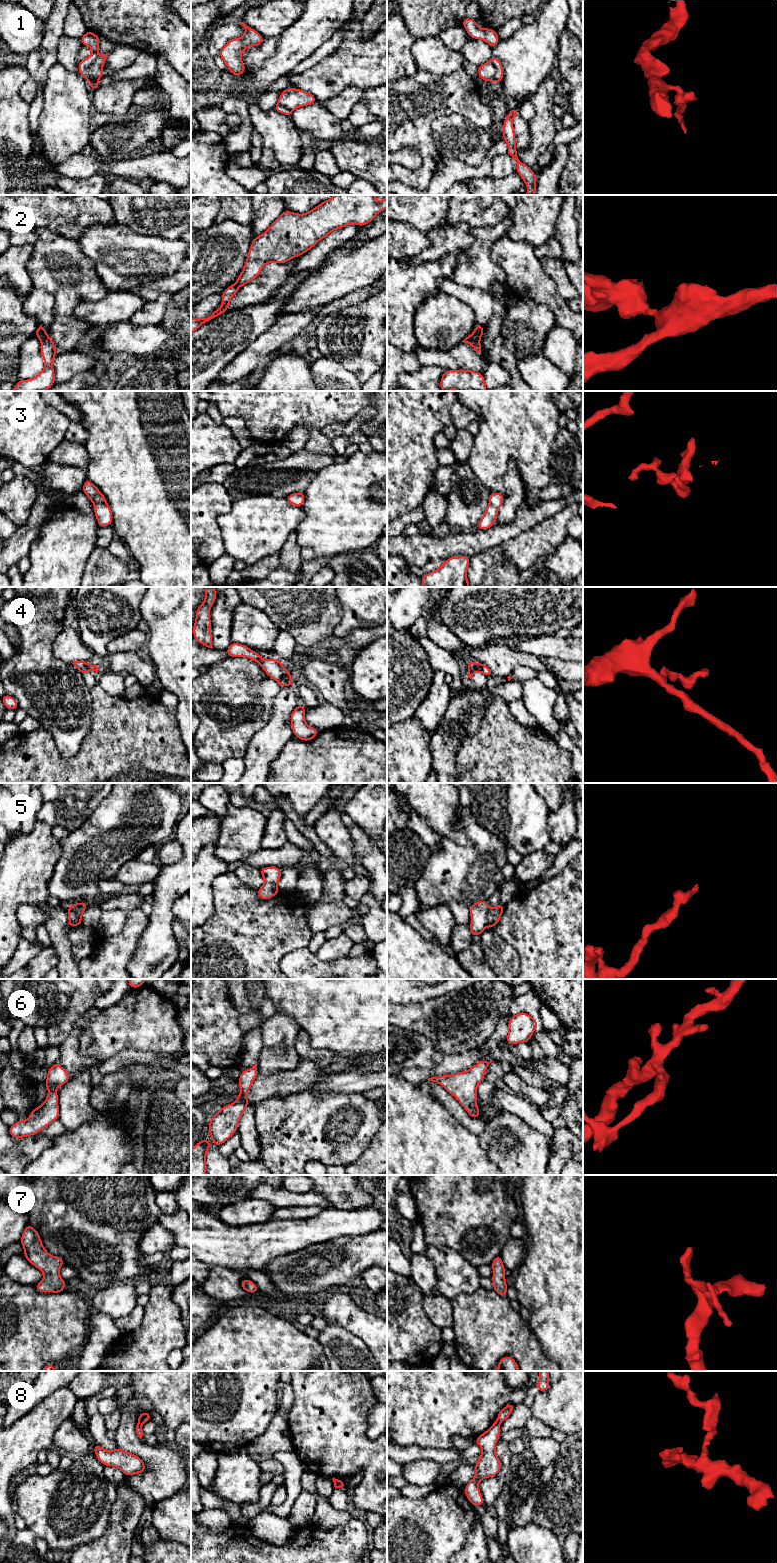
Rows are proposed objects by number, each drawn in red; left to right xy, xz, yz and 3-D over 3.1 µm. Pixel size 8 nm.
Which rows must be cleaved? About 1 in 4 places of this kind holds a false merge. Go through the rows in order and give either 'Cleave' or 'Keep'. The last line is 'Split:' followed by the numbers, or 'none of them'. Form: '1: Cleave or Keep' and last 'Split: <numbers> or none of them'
1: Cleave
2: Cleave
3: Keep
4: Keep
5: Cleave
6: Keep
7: Keep
8: Cleave
Split: 1, 2, 5, 8

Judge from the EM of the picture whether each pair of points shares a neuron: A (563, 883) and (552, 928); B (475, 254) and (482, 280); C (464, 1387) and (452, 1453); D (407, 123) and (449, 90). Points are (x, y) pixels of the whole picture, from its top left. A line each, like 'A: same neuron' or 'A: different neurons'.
A: same neuron
B: same neuron
C: different neurons
D: same neuron

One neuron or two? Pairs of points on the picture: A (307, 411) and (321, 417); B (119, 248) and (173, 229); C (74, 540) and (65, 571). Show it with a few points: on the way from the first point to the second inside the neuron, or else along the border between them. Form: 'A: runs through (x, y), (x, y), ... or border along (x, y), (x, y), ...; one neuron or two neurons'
A: runs through (310, 411), (315, 411), (318, 414); one neuron
B: border along (132, 228), (141, 234), (177, 239); two neurons
C: runs through (66, 548), (65, 563); one neuron

